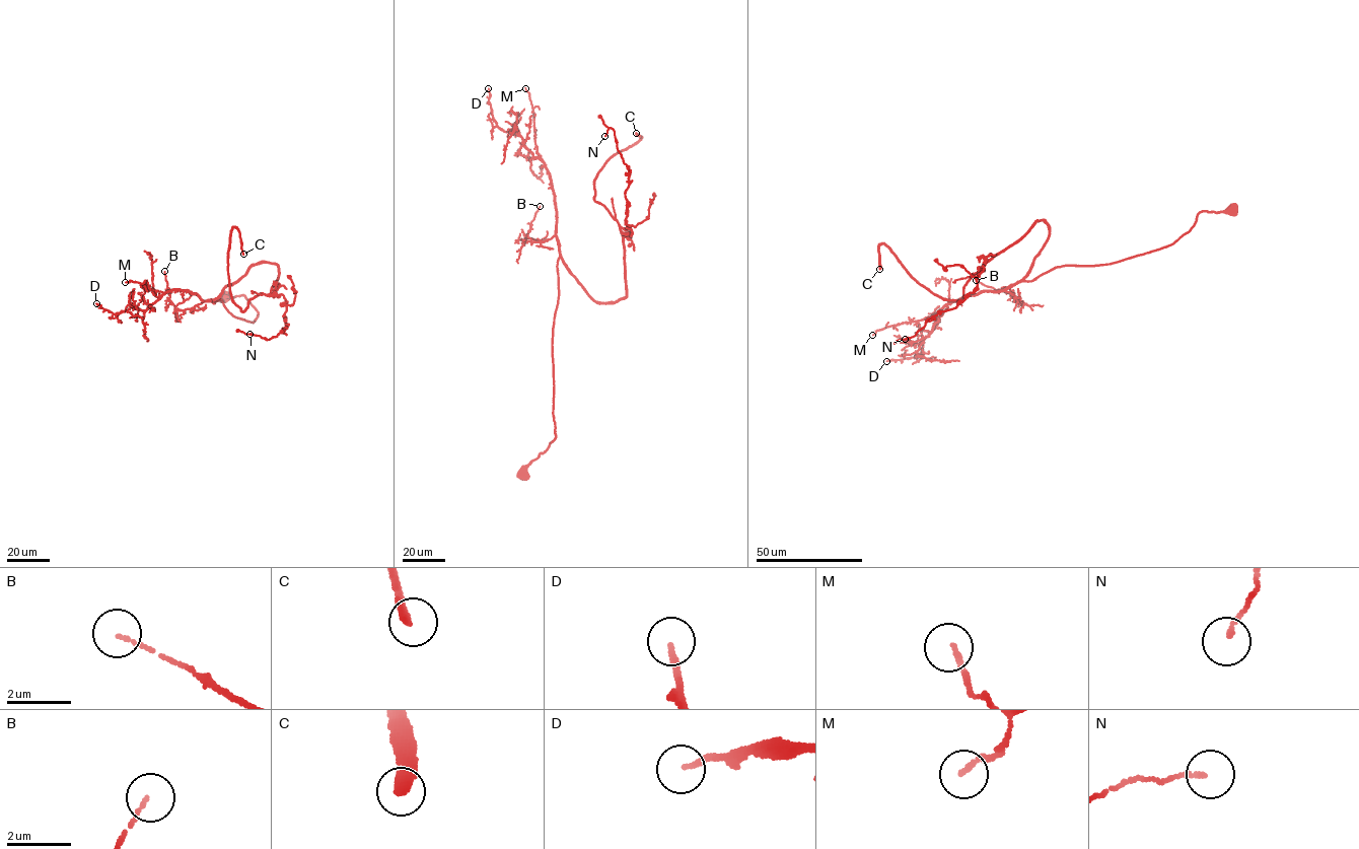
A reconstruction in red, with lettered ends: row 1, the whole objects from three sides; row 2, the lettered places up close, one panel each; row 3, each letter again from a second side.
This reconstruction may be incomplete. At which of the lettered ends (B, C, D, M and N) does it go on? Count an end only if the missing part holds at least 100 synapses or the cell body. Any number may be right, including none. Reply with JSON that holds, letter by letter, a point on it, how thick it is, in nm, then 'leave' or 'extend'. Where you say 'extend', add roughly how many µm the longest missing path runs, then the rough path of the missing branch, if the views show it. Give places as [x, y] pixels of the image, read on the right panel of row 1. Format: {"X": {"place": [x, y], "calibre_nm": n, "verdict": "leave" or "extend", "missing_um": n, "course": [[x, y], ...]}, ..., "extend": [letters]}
{"B": {"place": [976, 280], "calibre_nm": 80, "verdict": "leave"}, "C": {"place": [879, 269], "calibre_nm": 280, "verdict": "extend", "missing_um": 200}, "D": {"place": [886, 361], "calibre_nm": 170, "verdict": "leave"}, "M": {"place": [872, 335], "calibre_nm": 120, "verdict": "leave"}, "N": {"place": [905, 339], "calibre_nm": 130, "verdict": "leave"}, "extend": ["C"]}

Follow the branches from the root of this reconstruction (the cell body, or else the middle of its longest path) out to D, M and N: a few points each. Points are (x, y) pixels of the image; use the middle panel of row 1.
D: (523, 474), (555, 436), (557, 210), (545, 164), (519, 136), (497, 125), (488, 88)
M: (523, 474), (555, 436), (552, 348), (559, 256), (555, 194), (551, 175), (538, 153), (533, 109), (525, 88)
N: (523, 474), (555, 436), (558, 259), (595, 301), (626, 296), (629, 173), (614, 131), (604, 136)

